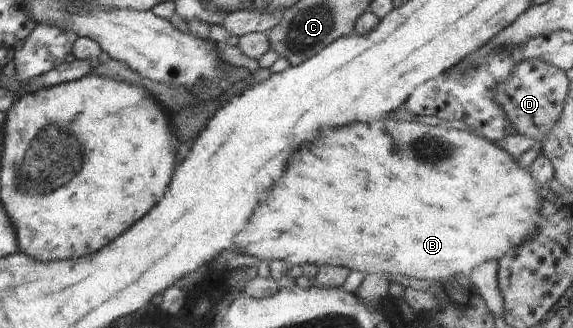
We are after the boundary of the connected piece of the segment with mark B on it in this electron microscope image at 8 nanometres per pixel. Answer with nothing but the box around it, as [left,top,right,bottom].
[233,116,547,282]

